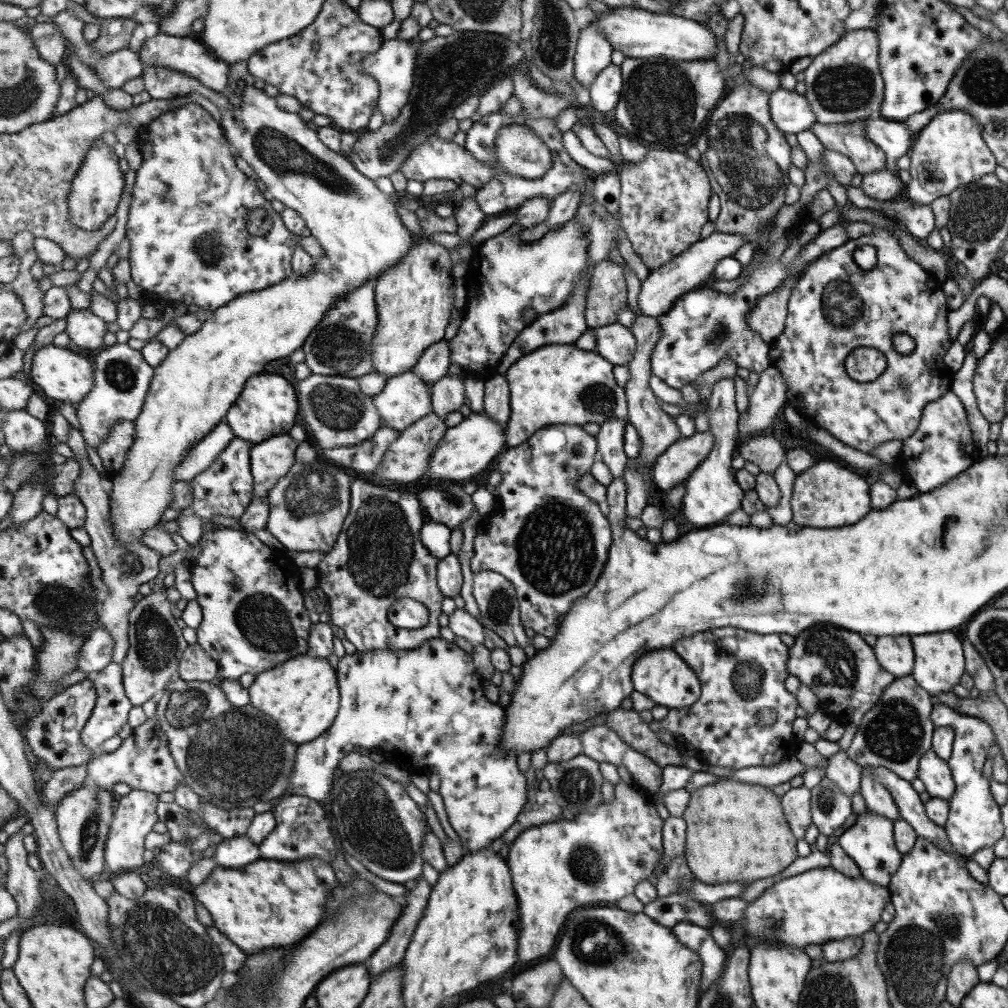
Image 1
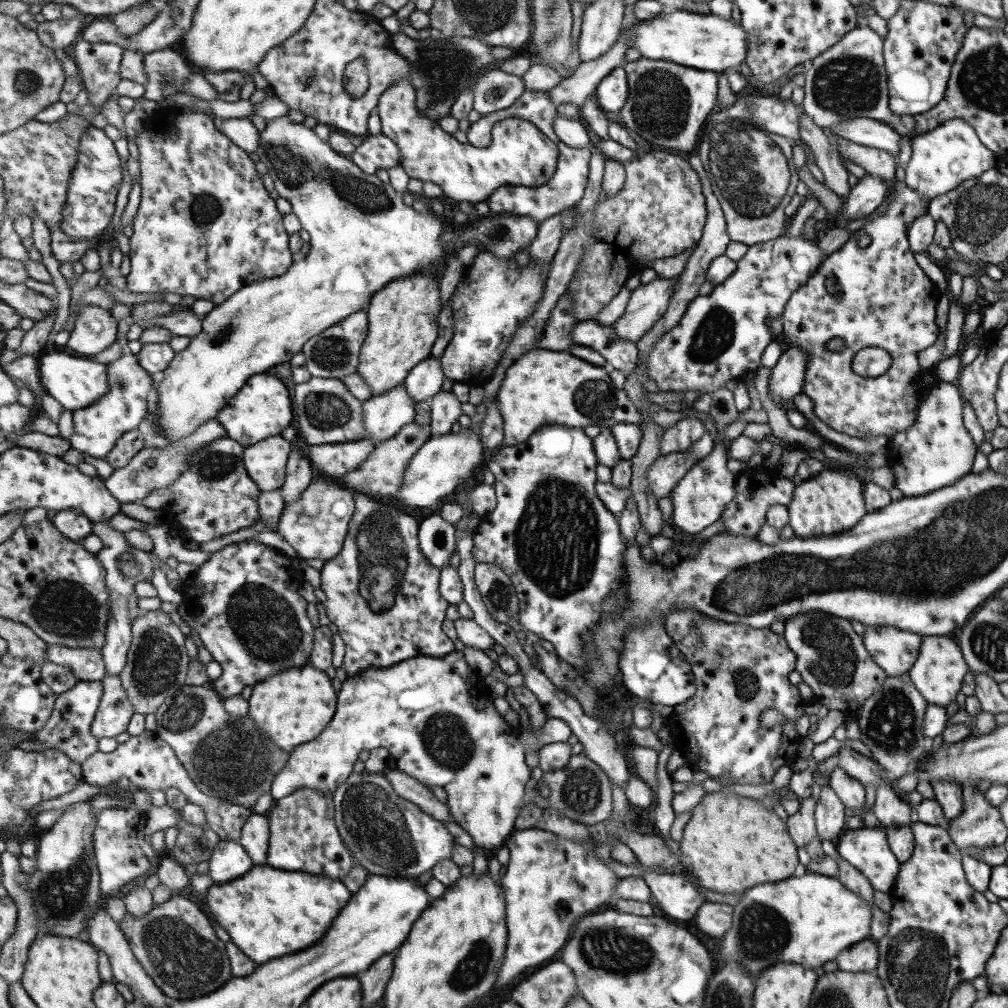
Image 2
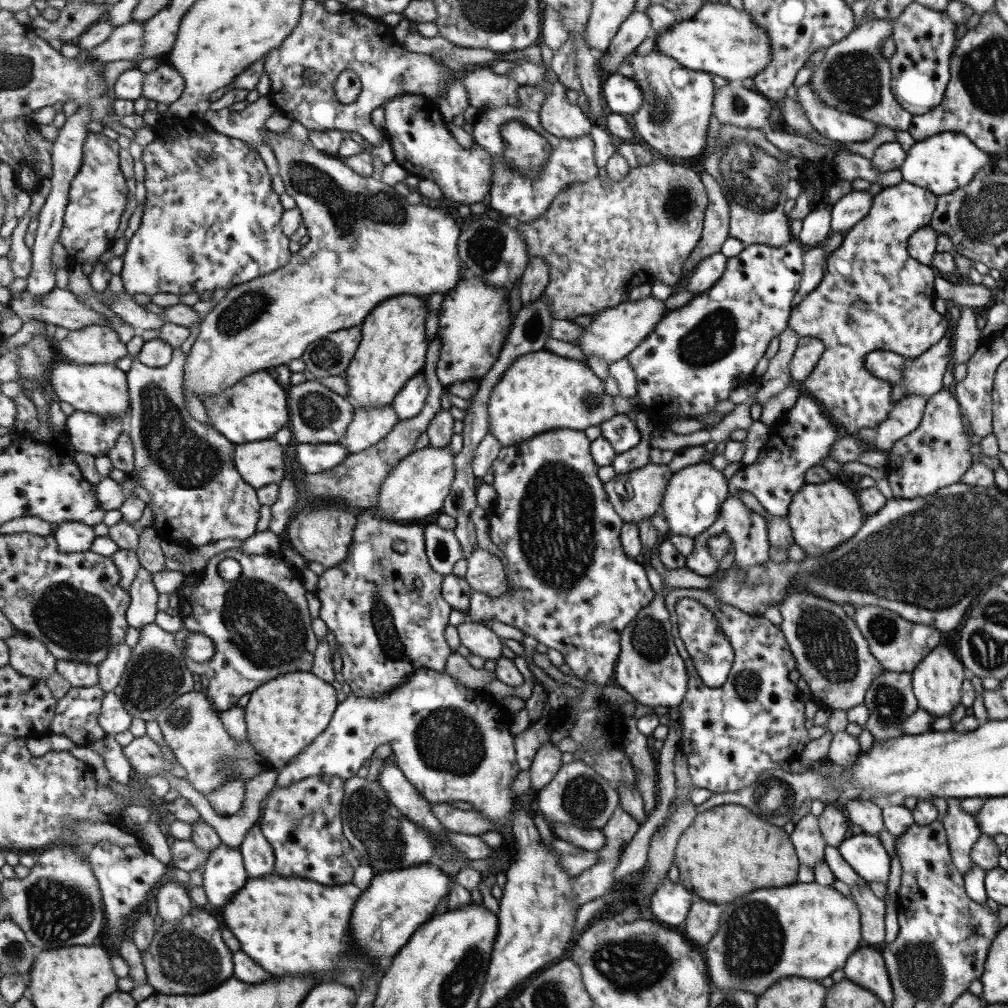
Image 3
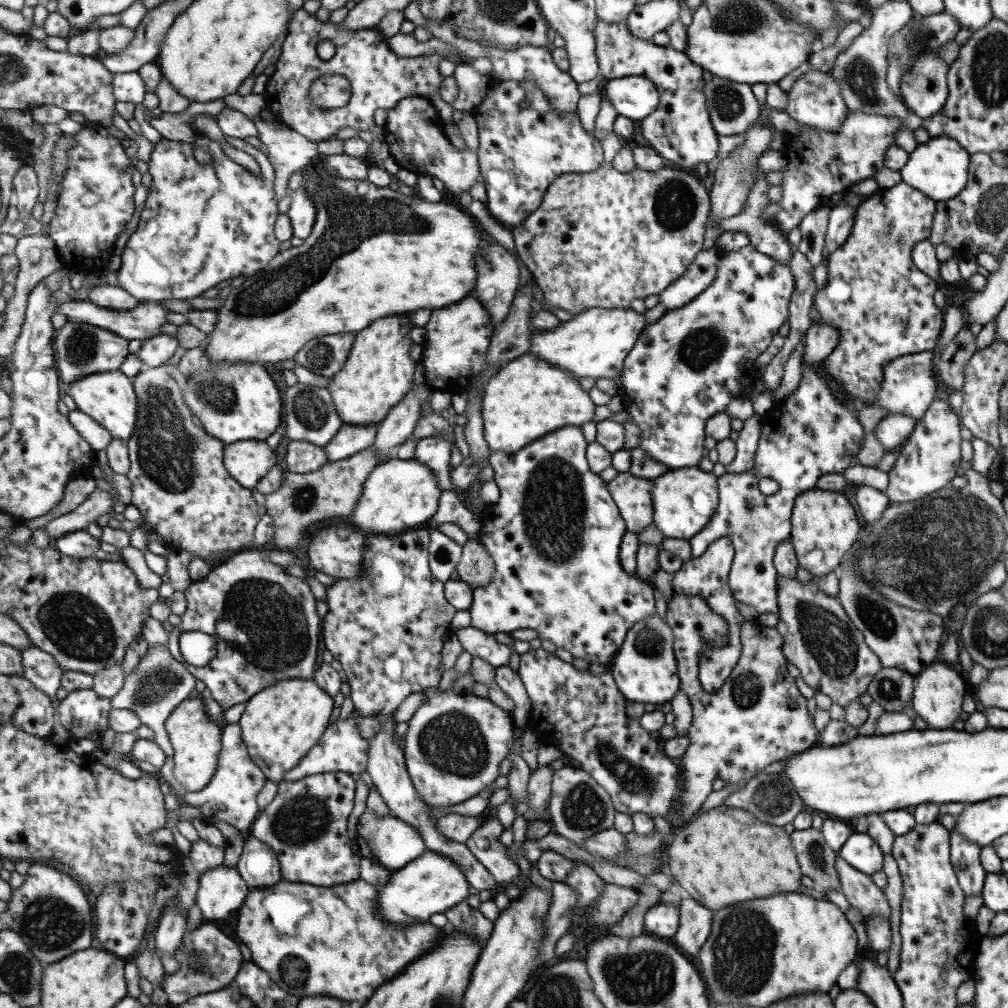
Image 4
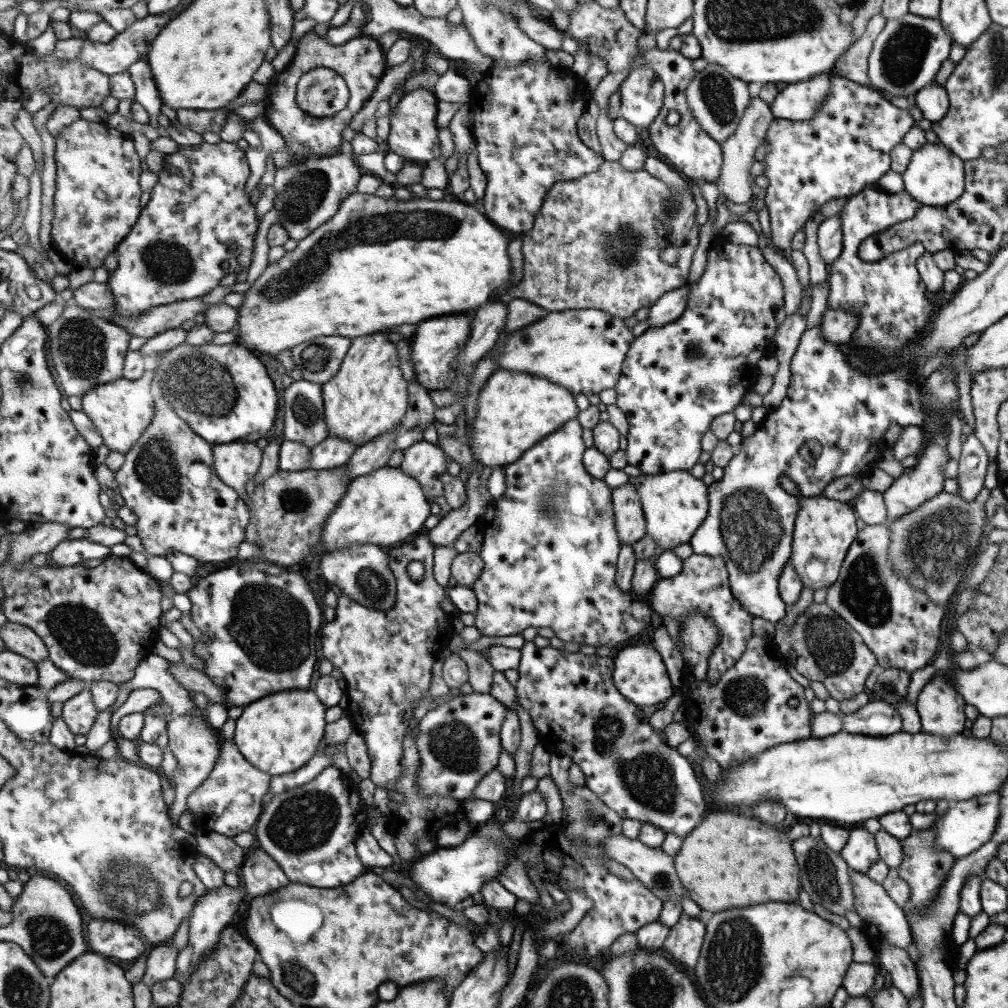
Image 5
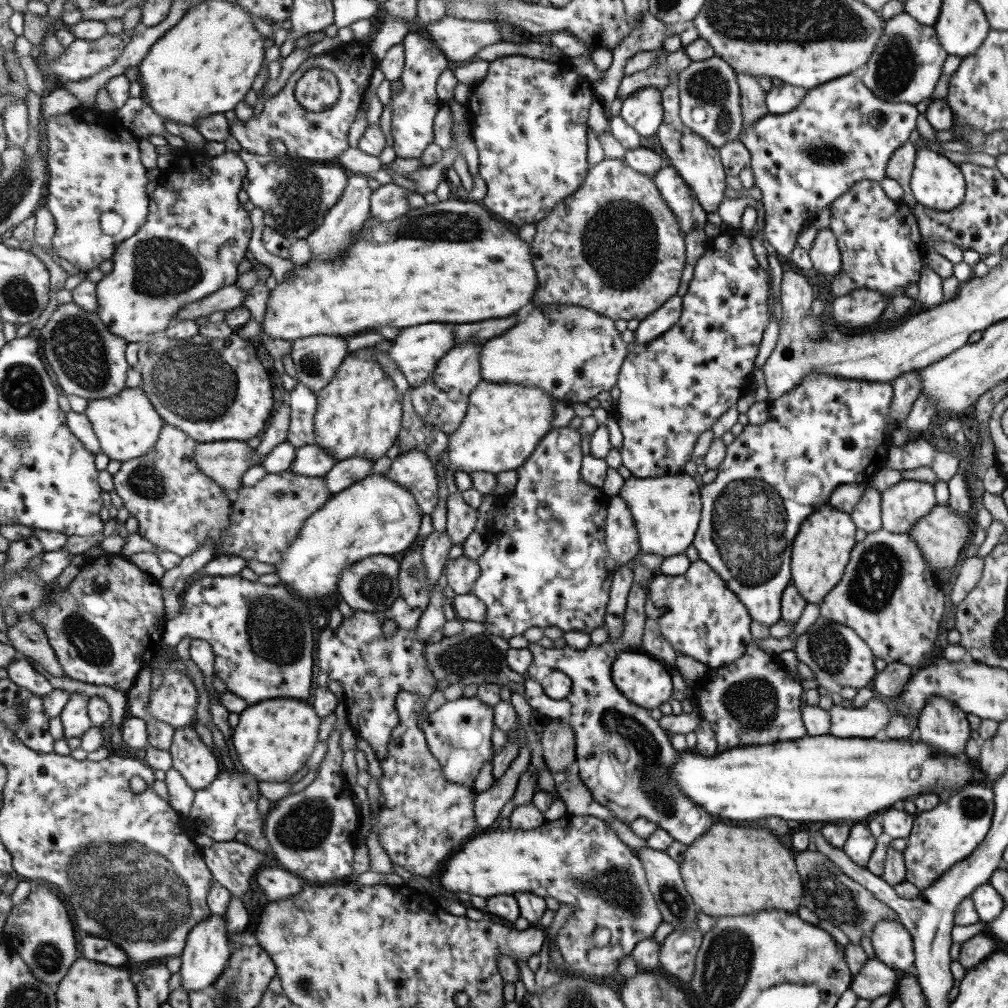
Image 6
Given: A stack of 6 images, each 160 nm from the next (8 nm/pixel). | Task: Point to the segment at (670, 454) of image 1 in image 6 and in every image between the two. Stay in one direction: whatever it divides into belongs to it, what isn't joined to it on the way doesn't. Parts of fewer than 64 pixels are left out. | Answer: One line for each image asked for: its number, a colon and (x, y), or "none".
2: (667, 471)
3: (639, 495)
4: (634, 496)
5: (631, 522)
6: (622, 536)

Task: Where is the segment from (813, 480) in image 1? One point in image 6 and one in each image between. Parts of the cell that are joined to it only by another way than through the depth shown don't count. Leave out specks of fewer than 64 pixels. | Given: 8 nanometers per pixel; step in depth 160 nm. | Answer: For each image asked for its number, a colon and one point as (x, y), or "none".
2: (830, 502)
3: (821, 516)
4: (823, 526)
5: (824, 528)
6: (819, 552)

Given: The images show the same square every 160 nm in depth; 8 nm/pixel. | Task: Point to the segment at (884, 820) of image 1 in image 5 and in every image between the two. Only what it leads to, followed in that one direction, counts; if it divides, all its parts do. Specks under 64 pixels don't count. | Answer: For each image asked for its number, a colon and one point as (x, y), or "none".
2: (866, 849)
3: (865, 854)
4: (859, 851)
5: (859, 852)

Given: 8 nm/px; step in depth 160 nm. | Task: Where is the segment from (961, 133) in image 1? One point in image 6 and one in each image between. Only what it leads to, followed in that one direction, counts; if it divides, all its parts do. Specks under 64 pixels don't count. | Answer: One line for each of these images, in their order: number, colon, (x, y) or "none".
2: (941, 158)
3: (946, 161)
4: (938, 168)
5: (934, 176)
6: (936, 182)

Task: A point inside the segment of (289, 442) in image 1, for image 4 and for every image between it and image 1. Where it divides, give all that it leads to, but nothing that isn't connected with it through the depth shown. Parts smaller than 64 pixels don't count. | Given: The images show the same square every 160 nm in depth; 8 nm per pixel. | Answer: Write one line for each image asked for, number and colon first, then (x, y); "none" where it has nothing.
2: (267, 461)
3: (262, 463)
4: (249, 461)

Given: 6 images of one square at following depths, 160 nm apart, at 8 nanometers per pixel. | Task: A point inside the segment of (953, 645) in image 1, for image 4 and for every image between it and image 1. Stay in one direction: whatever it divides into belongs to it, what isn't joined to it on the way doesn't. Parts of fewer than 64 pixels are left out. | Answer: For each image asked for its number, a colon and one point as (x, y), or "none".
2: (937, 672)
3: (936, 680)
4: (938, 689)

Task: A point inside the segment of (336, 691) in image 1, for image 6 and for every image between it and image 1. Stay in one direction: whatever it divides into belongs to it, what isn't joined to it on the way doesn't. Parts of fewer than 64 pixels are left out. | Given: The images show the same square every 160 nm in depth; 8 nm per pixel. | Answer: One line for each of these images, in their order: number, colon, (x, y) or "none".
2: (295, 707)
3: (284, 717)
4: (280, 726)
5: (280, 734)
6: (274, 739)

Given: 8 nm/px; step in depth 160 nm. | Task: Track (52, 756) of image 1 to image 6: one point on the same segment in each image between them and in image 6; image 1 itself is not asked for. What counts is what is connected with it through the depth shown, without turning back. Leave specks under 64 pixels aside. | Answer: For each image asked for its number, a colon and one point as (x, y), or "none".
2: (69, 728)
3: (78, 713)
4: (84, 714)
5: (81, 712)
6: (76, 720)

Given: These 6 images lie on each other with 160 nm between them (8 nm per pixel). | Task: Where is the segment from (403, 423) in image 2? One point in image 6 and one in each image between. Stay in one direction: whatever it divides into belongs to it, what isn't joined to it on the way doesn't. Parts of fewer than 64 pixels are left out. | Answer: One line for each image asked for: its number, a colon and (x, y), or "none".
3: (371, 425)
4: (351, 439)
5: (334, 452)
6: (312, 460)

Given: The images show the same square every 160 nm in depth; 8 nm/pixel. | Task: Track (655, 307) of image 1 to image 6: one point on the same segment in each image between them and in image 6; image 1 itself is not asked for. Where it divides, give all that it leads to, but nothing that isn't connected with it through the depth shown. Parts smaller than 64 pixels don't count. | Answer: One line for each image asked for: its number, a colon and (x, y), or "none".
2: (650, 302)
3: (616, 333)
4: (596, 343)
5: (584, 350)
6: (568, 350)

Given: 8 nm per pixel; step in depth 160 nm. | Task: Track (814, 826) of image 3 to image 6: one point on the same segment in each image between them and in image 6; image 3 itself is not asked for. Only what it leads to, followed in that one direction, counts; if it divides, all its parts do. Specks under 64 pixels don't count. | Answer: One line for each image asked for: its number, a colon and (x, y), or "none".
4: (815, 859)
5: (823, 874)
6: (826, 891)

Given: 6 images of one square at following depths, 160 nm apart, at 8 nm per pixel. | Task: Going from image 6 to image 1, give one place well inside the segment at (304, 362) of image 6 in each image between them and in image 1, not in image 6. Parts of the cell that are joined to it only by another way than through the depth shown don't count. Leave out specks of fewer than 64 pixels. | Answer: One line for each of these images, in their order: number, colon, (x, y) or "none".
1: (343, 344)
2: (336, 353)
3: (332, 356)
4: (328, 355)
5: (320, 359)

